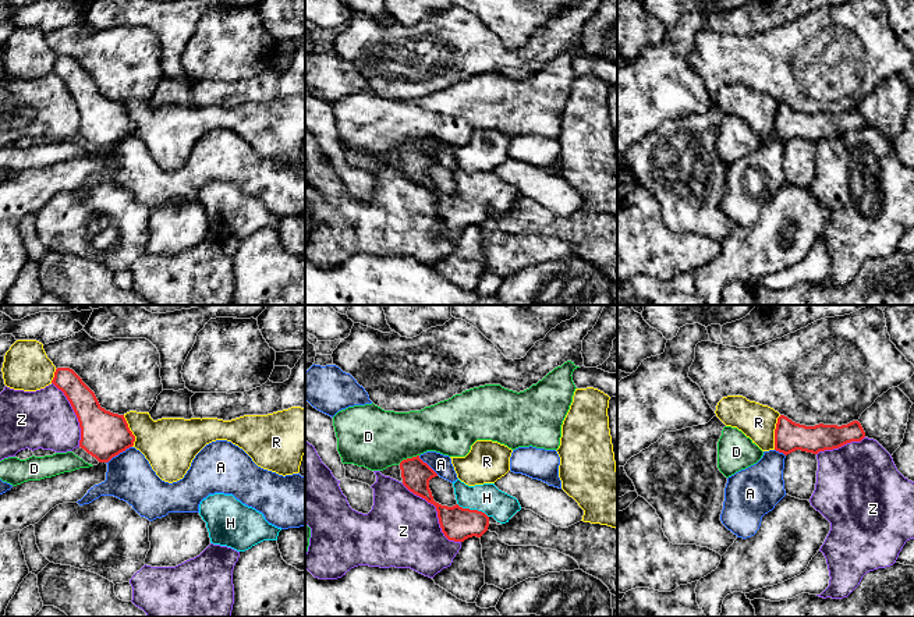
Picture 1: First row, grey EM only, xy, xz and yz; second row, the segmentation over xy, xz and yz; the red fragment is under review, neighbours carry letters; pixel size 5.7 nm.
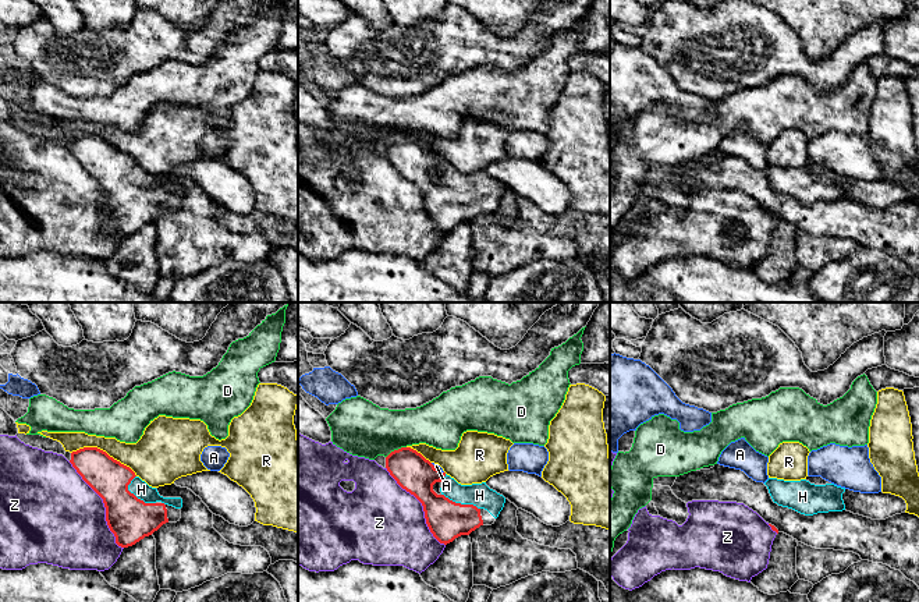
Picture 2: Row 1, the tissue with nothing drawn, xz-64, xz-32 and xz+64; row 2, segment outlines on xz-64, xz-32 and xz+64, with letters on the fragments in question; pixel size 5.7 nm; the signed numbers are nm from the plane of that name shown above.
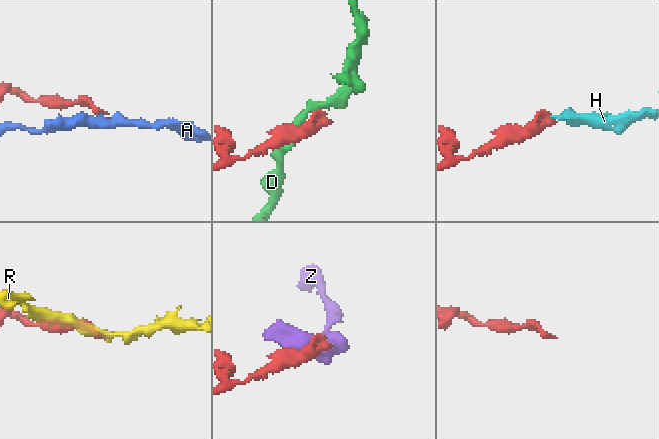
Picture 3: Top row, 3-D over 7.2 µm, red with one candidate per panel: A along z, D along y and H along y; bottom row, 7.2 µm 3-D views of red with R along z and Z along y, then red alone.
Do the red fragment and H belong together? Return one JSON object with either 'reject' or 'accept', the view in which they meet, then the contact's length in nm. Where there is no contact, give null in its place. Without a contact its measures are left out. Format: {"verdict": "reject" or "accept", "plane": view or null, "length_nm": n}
{"verdict": "accept", "plane": "xz", "length_nm": 200}

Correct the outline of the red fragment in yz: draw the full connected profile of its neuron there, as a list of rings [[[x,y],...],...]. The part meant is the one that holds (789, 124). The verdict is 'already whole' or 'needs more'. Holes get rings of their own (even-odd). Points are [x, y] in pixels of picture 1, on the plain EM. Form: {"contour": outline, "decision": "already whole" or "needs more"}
{"contour": [[[780,103],[775,117],[775,138],[784,143],[796,138],[818,142],[861,130],[864,125],[865,120],[858,109],[842,114],[823,111],[805,114]]], "decision": "already whole"}

